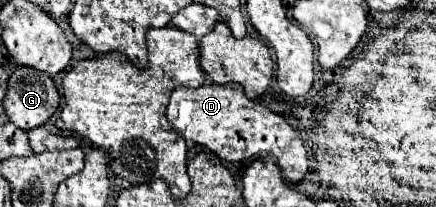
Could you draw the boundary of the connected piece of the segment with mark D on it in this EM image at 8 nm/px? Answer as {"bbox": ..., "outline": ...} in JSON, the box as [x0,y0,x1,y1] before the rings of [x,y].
{"bbox":[168,84,308,184],"outline":[[[204,84],[200,88],[174,88],[168,104],[168,122],[182,138],[206,146],[226,162],[242,162],[254,156],[272,154],[278,160],[284,178],[292,184],[304,180],[308,172],[306,148],[294,128],[282,116],[246,98],[240,84]]]}

